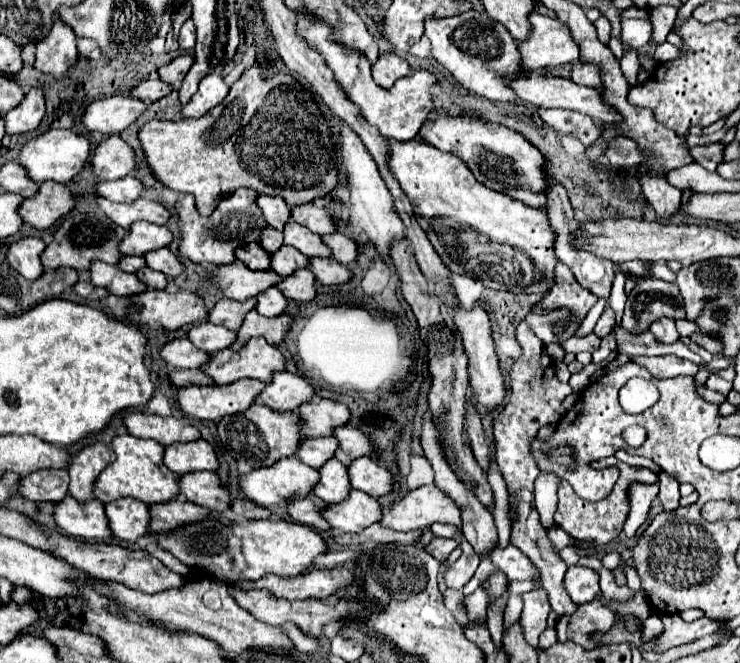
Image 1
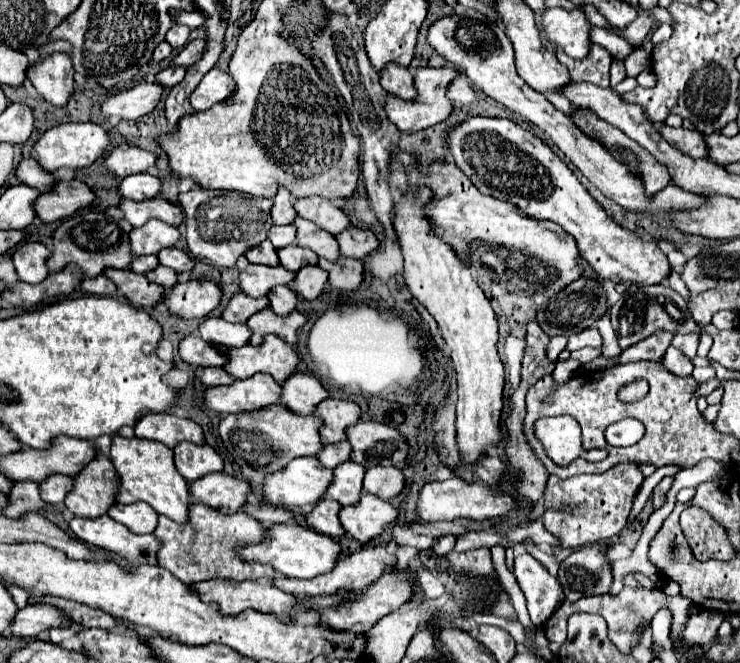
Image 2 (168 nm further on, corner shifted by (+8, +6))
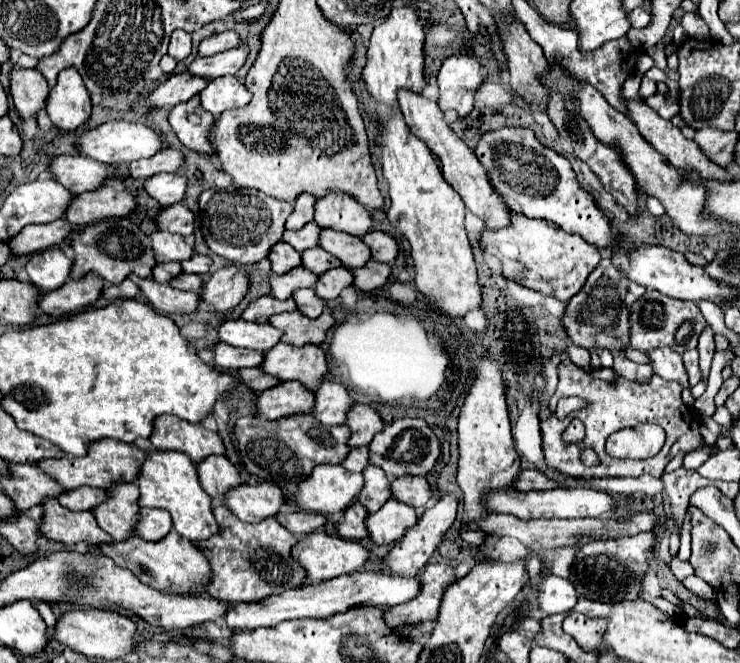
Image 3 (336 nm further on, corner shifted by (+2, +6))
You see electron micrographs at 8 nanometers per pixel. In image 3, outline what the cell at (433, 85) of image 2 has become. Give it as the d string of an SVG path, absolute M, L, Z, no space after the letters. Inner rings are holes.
M451 56L443 62L437 76L439 82L439 108L457 110L467 116L473 110L473 94L483 84L481 62L475 56Z

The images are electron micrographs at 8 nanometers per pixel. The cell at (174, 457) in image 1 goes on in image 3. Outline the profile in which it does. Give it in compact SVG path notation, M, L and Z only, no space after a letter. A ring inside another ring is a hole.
M225 456L207 458L205 462L197 464L197 470L203 490L215 500L215 504L221 504L225 494L241 484L237 468Z

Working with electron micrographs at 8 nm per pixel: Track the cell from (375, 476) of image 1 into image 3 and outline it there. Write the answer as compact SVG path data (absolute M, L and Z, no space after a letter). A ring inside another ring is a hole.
M423 476L393 478L391 480L391 490L393 490L393 496L397 500L401 500L403 504L413 506L413 508L423 508L433 496L431 486Z

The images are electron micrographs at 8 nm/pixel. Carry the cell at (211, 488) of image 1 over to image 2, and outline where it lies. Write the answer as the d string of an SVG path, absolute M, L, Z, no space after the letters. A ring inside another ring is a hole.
M211 472L189 482L189 492L197 502L203 502L223 514L231 514L245 504L249 482L231 478L225 472Z

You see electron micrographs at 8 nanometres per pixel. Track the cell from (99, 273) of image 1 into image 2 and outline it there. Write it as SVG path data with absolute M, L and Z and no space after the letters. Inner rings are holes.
M105 268L103 274L117 286L117 294L127 298L135 308L157 306L163 300L163 286L149 282L143 274L135 274L131 270Z

